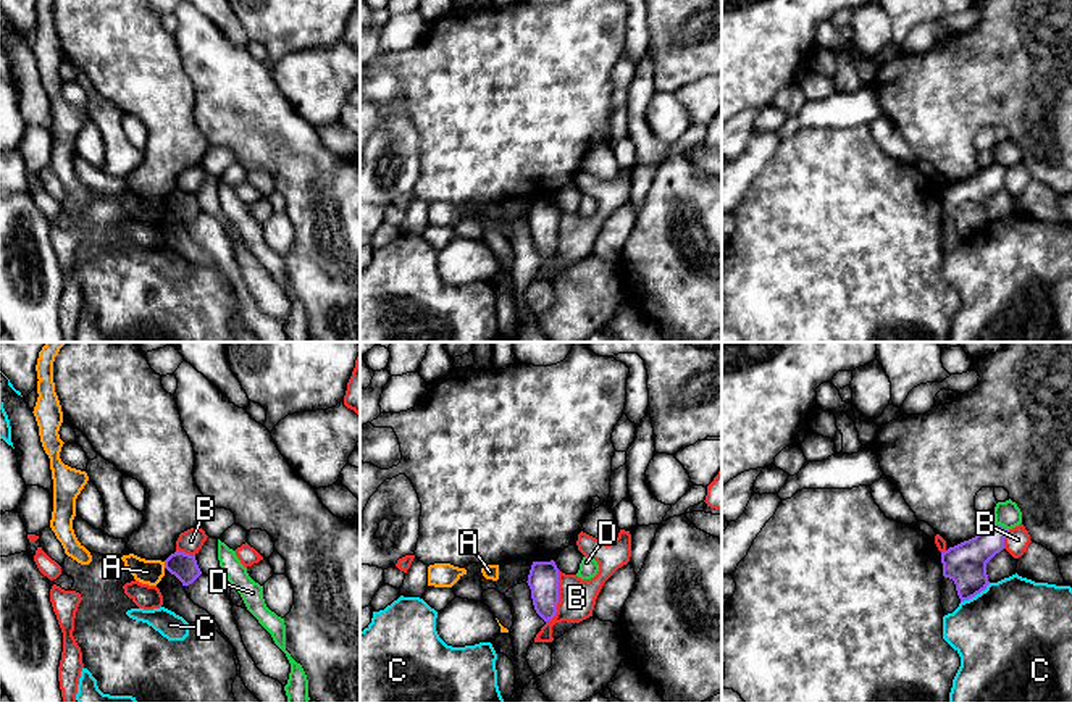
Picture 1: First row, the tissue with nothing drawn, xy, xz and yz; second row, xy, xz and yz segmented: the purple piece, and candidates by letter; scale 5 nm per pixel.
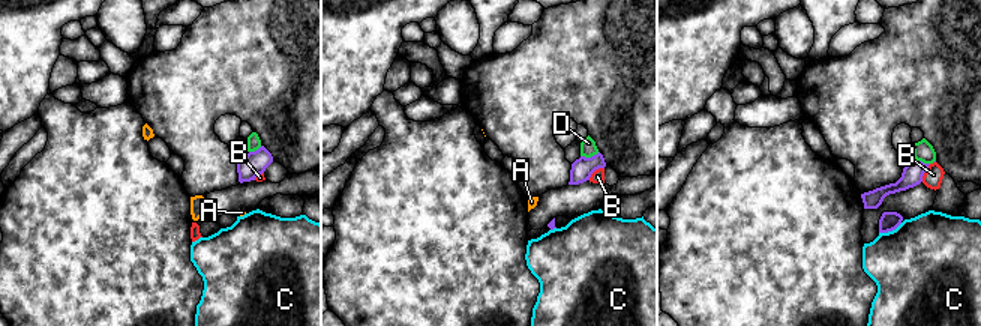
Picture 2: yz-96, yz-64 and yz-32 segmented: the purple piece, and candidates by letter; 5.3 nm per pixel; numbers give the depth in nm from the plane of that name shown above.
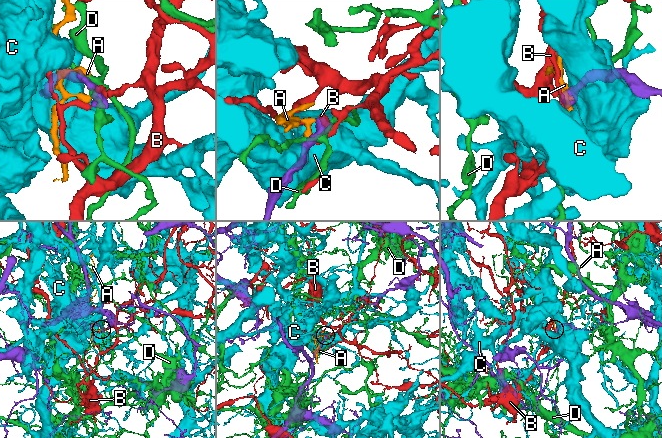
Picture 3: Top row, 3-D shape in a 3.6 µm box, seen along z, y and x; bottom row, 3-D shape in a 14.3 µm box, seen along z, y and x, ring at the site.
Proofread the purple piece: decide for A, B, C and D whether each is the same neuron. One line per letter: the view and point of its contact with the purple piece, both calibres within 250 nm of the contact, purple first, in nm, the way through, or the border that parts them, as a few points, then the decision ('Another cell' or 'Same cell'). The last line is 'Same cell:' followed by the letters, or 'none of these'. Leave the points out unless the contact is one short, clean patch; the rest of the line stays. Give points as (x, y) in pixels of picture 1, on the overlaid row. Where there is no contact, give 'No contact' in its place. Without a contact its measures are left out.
A: Touches purple at xy (165, 565). Thickness 130 nm (purple) against 130 nm. Boundary: xy (163, 562), (165, 567). Another cell
B: Touches purple at xz (557, 597). Thickness 160 nm (purple) against 190 nm. Another cell
C: Touches purple at yz (975, 594). Thickness 200 nm (purple) against 500 nm. Another cell
D: Touches purple at yz (1001, 526). Thickness 200 nm (purple) against 130 nm. Another cell
Same cell: none of these

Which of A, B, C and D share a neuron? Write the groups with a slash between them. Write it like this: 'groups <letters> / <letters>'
groups A / B / C / D

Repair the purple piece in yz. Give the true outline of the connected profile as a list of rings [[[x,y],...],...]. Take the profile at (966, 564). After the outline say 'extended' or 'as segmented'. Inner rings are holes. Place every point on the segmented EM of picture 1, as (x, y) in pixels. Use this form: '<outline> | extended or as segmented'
[[[993,524],[941,552],[943,576],[954,581],[961,602],[975,597],[990,584],[986,563],[1004,549],[1006,533],[1006,528]]] | as segmented

